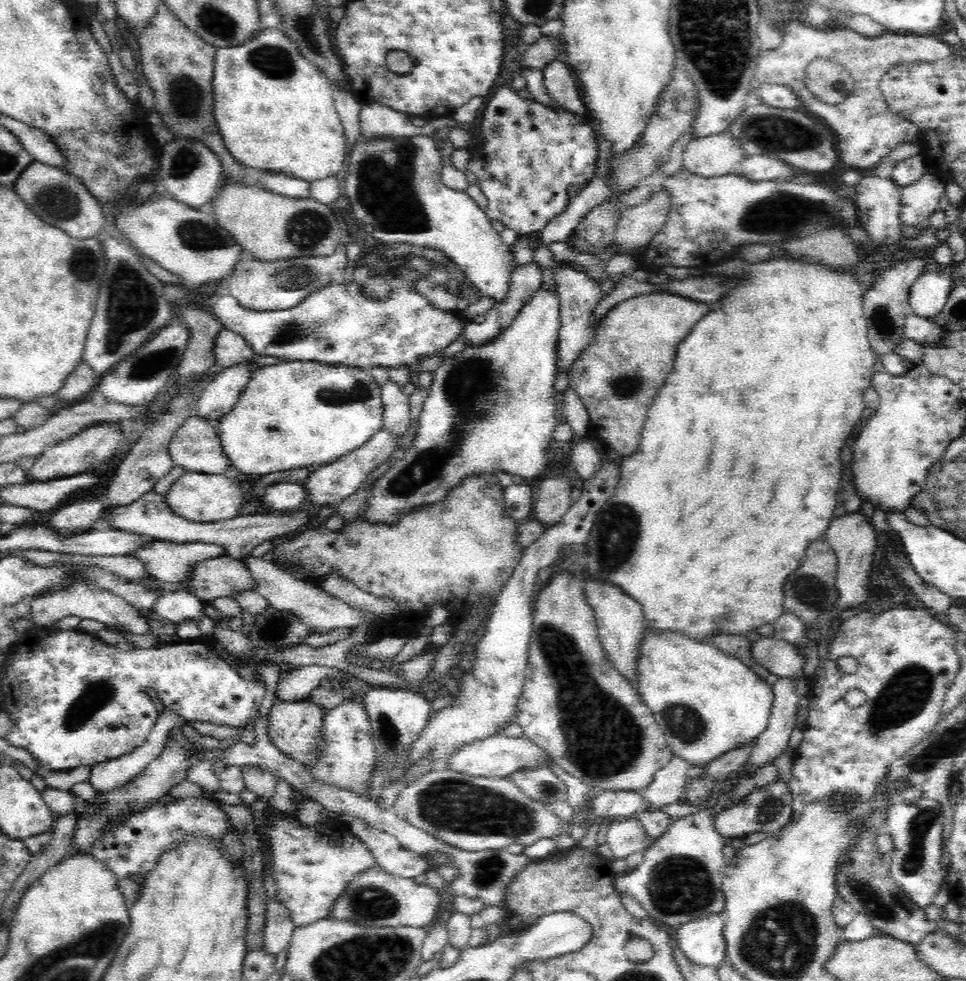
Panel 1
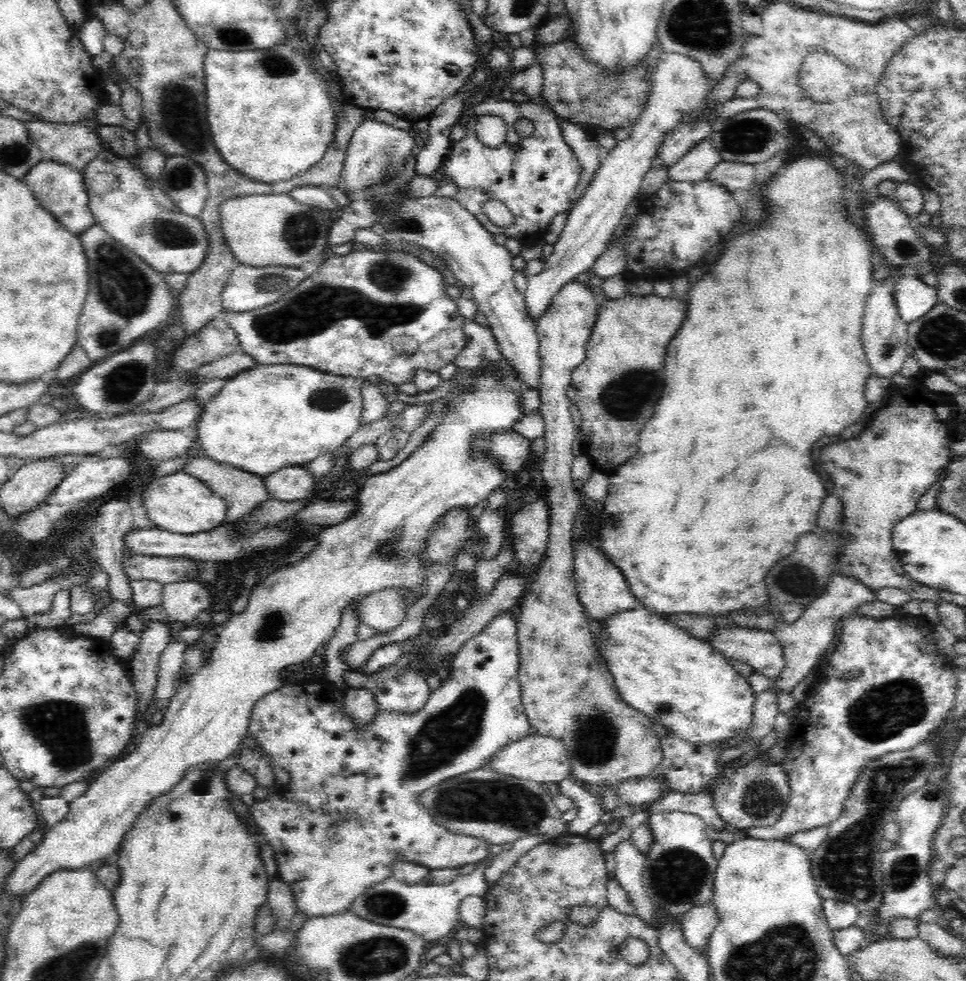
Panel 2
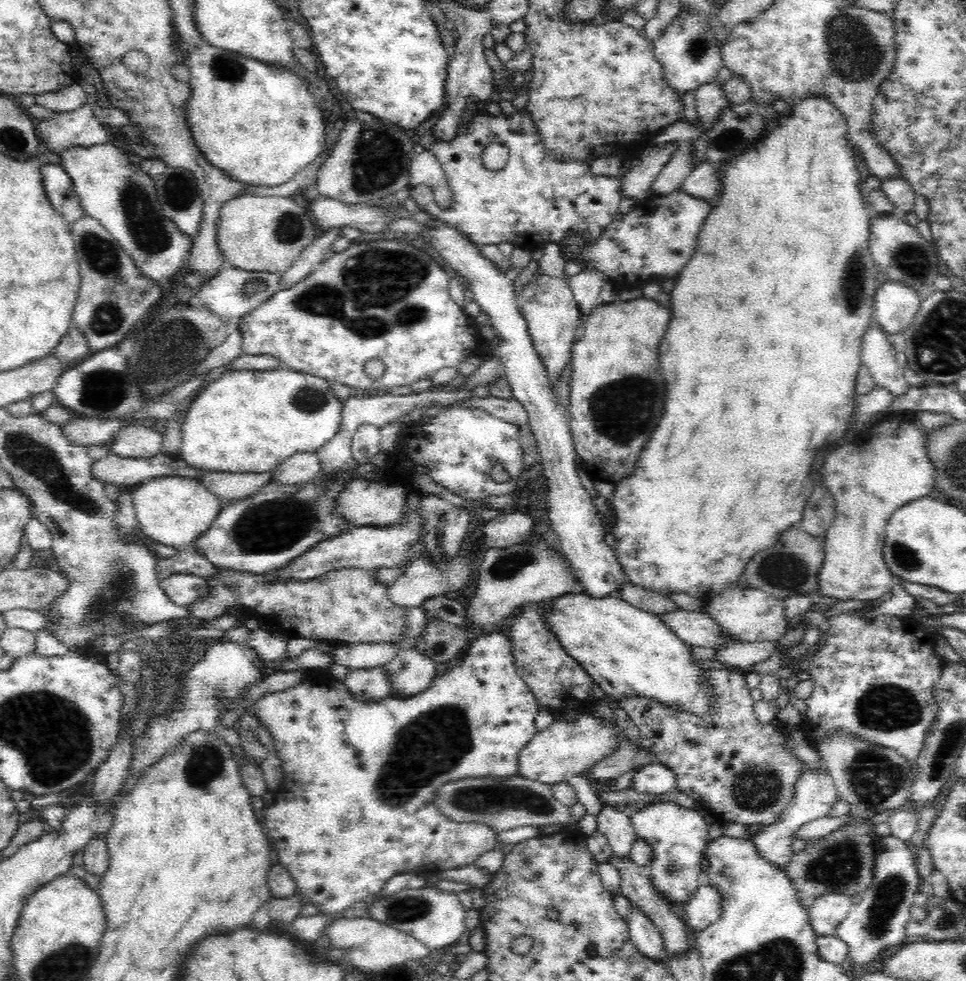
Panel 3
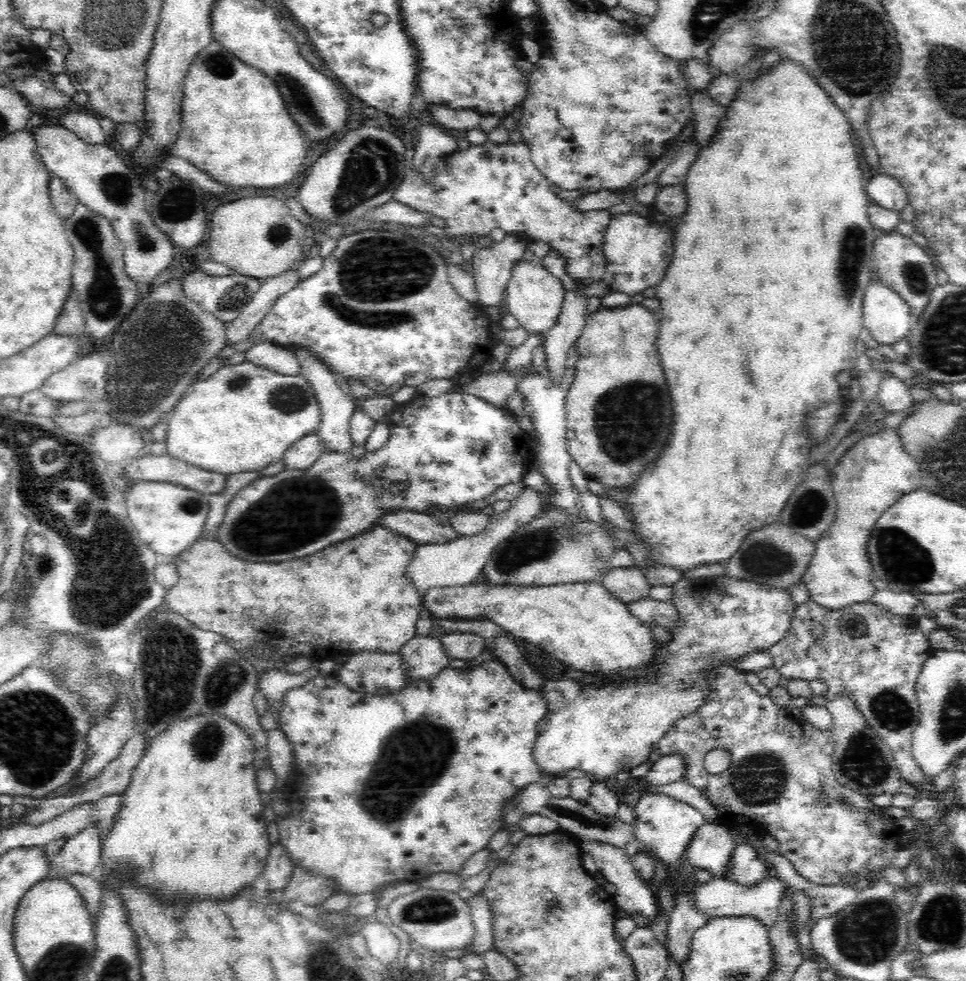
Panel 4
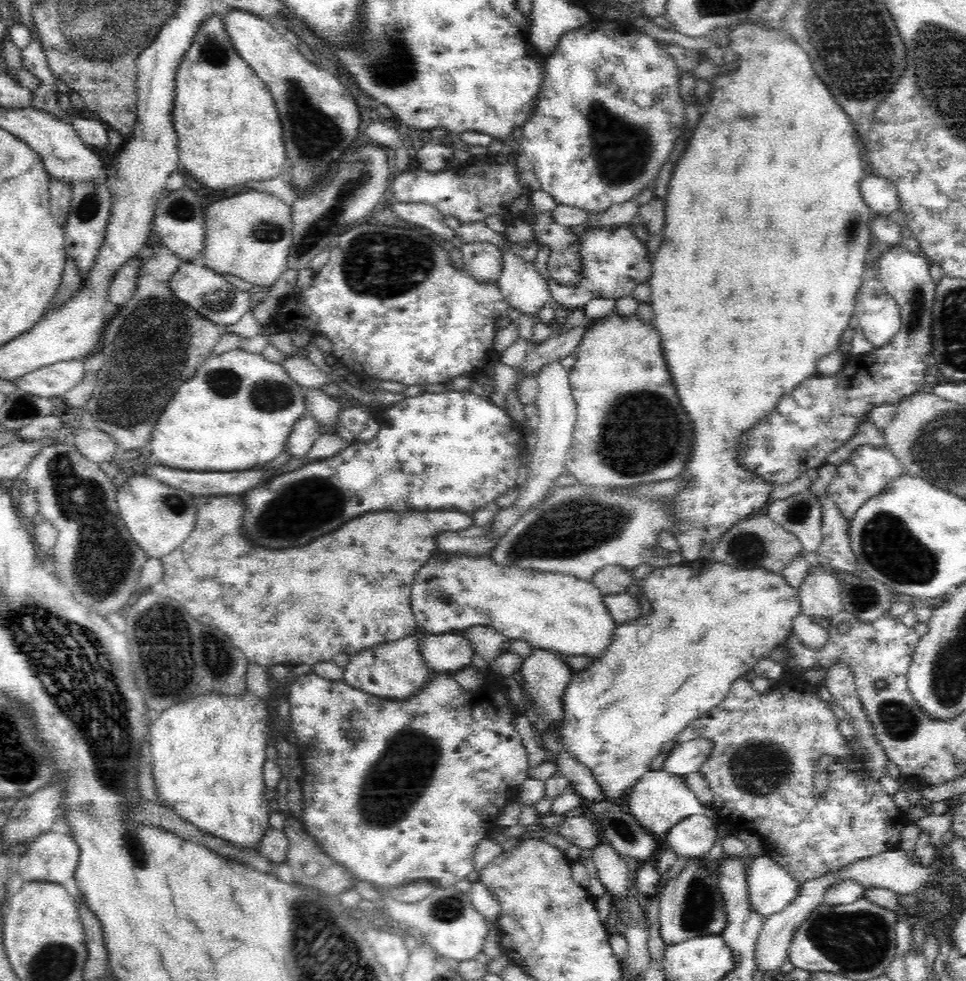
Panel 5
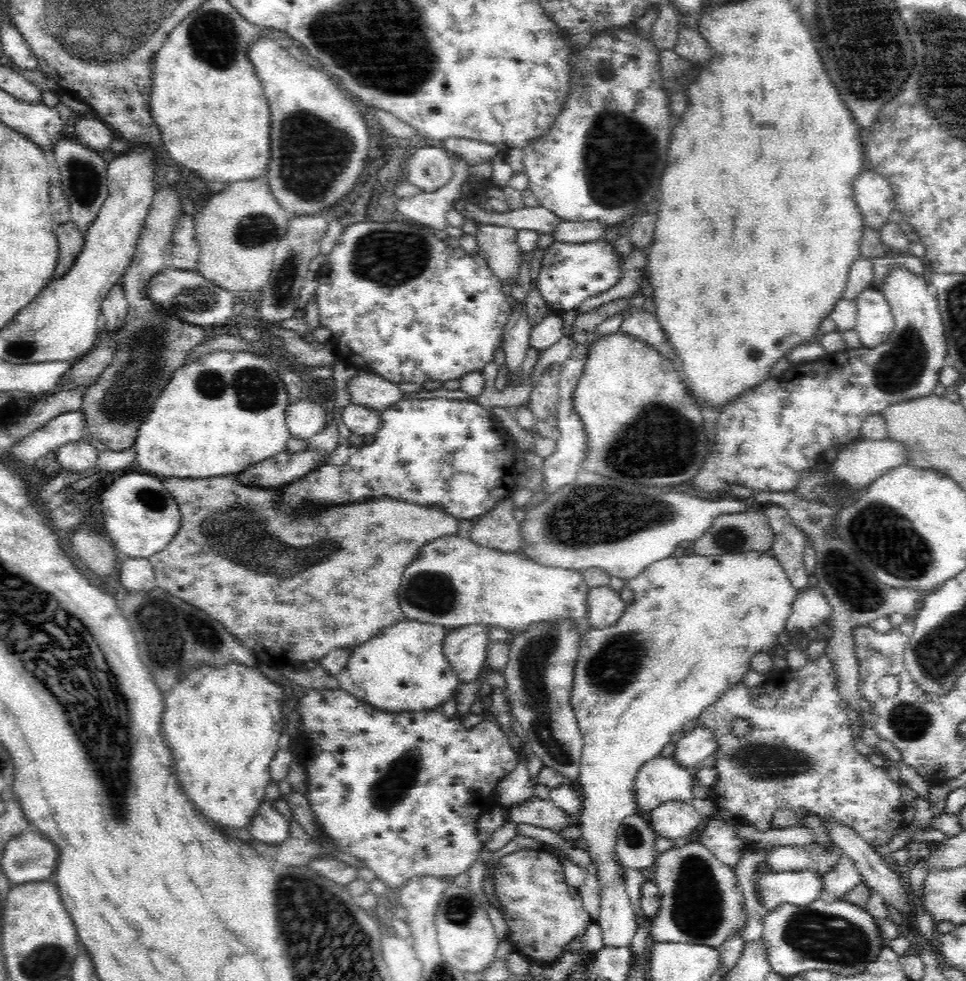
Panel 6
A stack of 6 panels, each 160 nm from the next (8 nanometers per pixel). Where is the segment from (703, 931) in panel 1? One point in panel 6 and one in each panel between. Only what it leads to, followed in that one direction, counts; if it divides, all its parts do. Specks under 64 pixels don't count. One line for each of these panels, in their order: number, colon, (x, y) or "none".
2: (698, 924)
3: (705, 907)
4: (719, 897)
5: (770, 888)
6: (799, 887)

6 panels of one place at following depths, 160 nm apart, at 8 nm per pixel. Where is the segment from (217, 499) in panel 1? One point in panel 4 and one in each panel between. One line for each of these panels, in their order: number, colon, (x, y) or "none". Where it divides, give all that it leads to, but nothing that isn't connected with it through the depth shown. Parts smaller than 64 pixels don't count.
2: (179, 502)
3: (174, 510)
4: (168, 518)

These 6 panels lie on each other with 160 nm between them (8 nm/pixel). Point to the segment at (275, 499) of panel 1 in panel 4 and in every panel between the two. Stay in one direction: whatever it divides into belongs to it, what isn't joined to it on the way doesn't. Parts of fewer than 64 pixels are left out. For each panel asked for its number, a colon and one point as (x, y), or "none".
2: (294, 483)
3: (301, 469)
4: (304, 453)

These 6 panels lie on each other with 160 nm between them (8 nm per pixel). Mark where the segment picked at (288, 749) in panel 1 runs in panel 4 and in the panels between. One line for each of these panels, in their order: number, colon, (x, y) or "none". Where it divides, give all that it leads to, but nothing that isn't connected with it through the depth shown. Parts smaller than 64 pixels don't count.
2: (352, 808)
3: (355, 808)
4: (391, 788)

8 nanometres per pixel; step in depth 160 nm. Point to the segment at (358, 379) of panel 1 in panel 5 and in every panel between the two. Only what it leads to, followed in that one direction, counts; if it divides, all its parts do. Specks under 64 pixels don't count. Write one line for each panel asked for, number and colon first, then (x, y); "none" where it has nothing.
2: (268, 417)
3: (244, 420)
4: (243, 418)
5: (236, 413)

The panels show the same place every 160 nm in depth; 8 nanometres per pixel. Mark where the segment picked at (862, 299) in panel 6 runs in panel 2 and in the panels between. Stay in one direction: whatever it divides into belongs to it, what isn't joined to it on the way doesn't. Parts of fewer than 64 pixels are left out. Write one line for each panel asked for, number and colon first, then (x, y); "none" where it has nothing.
2: (914, 298)
3: (896, 304)
4: (885, 314)
5: (879, 328)

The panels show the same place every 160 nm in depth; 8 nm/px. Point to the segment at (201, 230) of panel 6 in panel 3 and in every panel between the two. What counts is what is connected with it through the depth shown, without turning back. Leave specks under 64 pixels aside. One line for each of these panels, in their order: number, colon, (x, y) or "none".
3: (268, 233)
4: (257, 236)
5: (250, 235)

